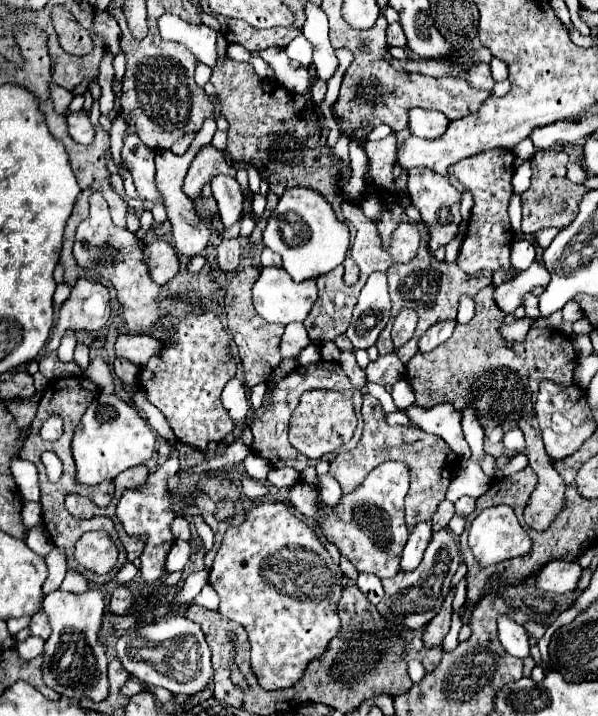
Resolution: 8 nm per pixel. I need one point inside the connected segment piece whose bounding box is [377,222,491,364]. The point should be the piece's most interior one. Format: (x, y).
(432, 288)

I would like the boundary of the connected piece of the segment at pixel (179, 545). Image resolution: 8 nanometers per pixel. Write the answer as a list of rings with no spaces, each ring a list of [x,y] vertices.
[[[174,540],[170,552],[167,554],[167,572],[179,572],[190,559],[191,549],[187,541]]]

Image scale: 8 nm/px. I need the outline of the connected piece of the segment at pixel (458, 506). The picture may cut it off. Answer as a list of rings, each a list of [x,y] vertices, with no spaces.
[[[463,496],[463,498],[459,498],[455,502],[455,514],[459,514],[459,516],[465,516],[467,518],[473,510],[475,510],[475,498]]]

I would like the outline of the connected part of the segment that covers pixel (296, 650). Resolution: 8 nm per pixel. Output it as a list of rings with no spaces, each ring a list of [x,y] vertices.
[[[261,502],[247,512],[247,520],[241,526],[227,528],[209,572],[209,584],[219,594],[219,612],[247,630],[251,668],[261,688],[283,690],[295,686],[311,660],[327,652],[329,642],[341,630],[337,614],[337,602],[343,592],[341,580],[339,566],[335,566],[313,528],[299,520],[283,502]]]

